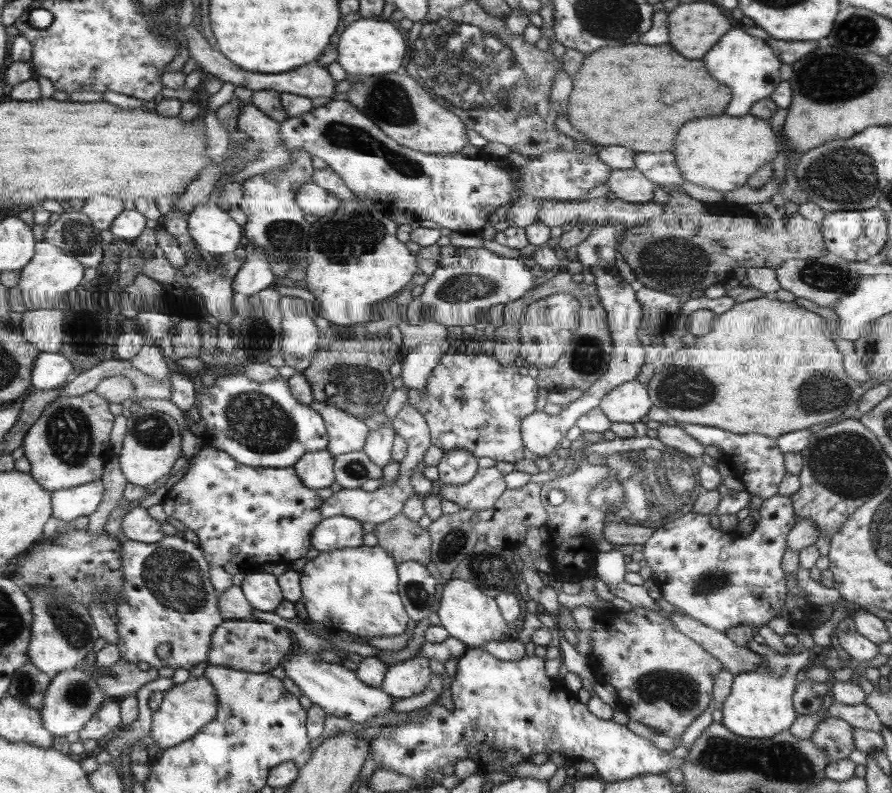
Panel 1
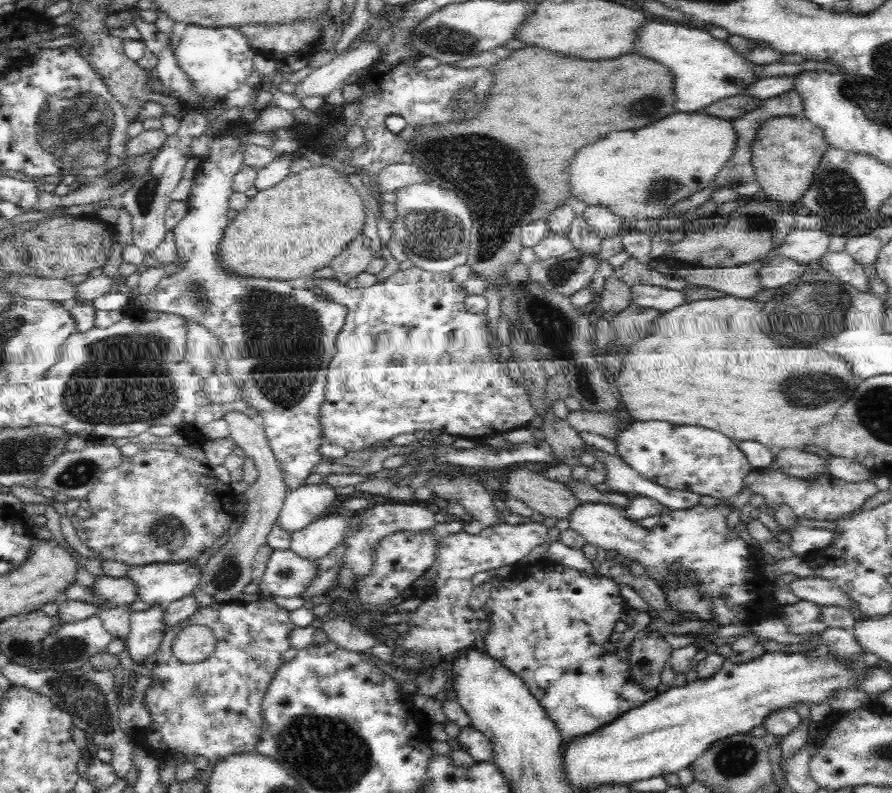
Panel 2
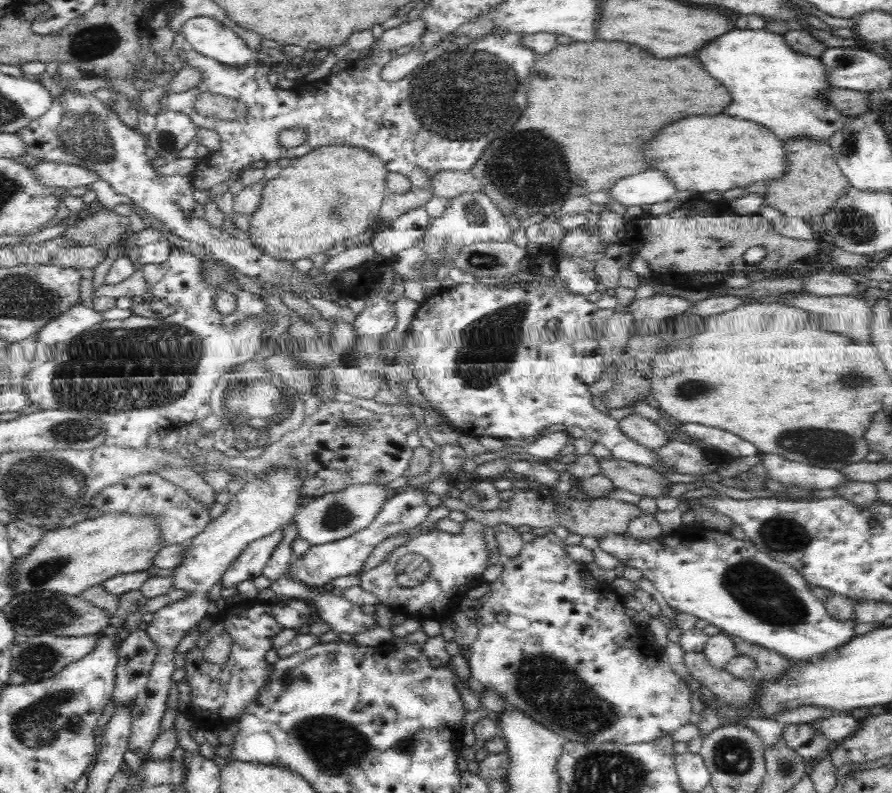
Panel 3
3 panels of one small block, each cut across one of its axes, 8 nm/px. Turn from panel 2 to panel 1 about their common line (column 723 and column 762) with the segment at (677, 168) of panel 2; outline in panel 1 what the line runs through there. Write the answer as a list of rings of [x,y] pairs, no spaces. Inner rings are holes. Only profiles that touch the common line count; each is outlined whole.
[[[744,114],[745,118],[733,116],[717,116],[717,118],[699,118],[681,126],[681,134],[677,134],[677,150],[673,150],[676,166],[682,181],[713,189],[720,193],[735,190],[745,185],[747,178],[757,168],[772,163],[783,151],[779,144],[779,136],[775,138],[769,128],[769,121]]]

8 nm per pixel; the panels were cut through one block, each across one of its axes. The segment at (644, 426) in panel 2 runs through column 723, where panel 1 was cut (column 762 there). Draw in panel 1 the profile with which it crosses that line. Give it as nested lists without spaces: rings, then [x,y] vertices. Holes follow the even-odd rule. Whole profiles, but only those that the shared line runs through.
[[[682,423],[676,425],[701,446],[716,446],[723,454],[722,460],[729,466],[733,475],[741,481],[744,490],[749,494],[759,496],[763,501],[770,496],[777,495],[779,482],[786,472],[783,467],[783,455],[774,439],[759,433],[733,434],[721,428],[713,428],[713,426]]]

